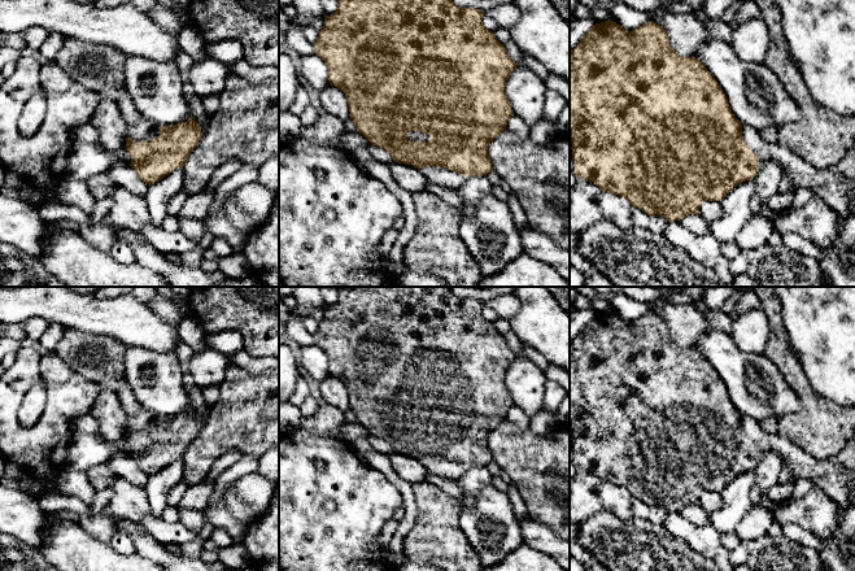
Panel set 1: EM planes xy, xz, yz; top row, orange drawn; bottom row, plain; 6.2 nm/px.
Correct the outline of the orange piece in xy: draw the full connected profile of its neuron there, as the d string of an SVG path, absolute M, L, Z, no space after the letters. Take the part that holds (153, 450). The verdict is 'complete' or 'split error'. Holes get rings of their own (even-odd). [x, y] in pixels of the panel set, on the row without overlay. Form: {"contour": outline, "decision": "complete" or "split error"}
{"contour": "M192 406L187 413L173 417L160 417L143 409L139 415L128 418L127 424L126 441L131 446L130 457L148 476L157 474L175 459L183 459L188 446L202 428L201 418Z", "decision": "split error"}

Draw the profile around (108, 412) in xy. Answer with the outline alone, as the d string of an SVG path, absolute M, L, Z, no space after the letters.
M100 389L96 402L90 413L97 422L102 439L114 452L130 456L131 446L126 441L127 415L117 393Z

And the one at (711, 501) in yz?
M703 492L699 498L699 506L706 511L716 511L721 507L723 498L720 492Z

